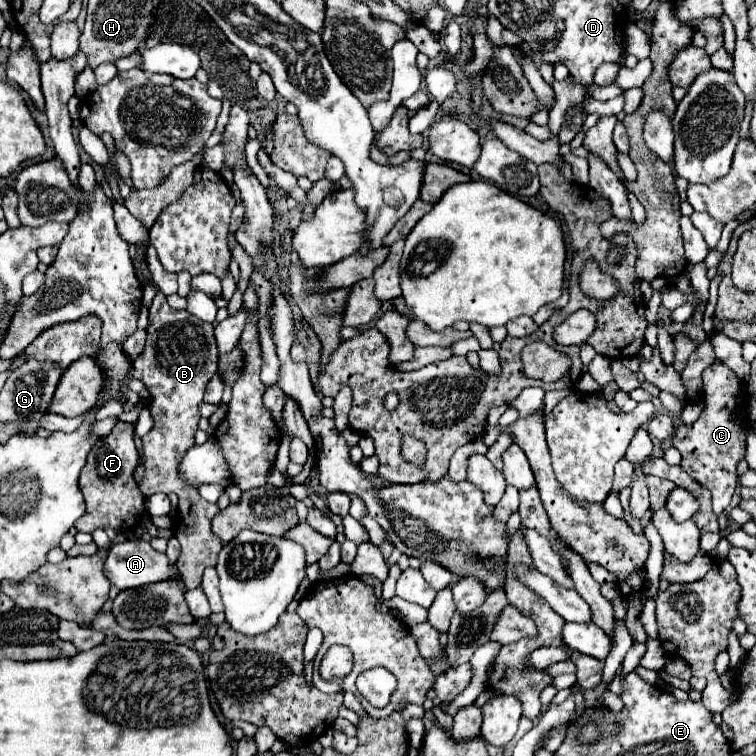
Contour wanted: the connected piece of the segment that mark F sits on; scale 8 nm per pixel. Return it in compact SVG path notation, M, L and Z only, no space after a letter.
M117 423L113 431L99 439L89 457L85 467L79 475L79 489L85 497L87 511L85 515L75 523L77 531L93 533L95 529L123 529L131 531L139 525L141 515L145 511L145 497L141 495L141 489L137 487L133 479L133 471L137 467L137 449L133 443L133 429L131 423Z

